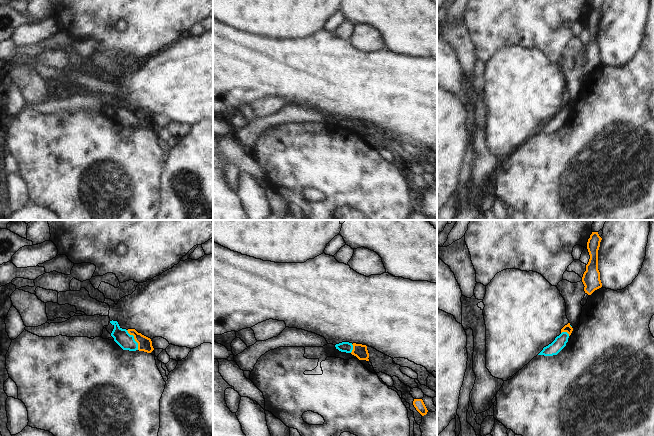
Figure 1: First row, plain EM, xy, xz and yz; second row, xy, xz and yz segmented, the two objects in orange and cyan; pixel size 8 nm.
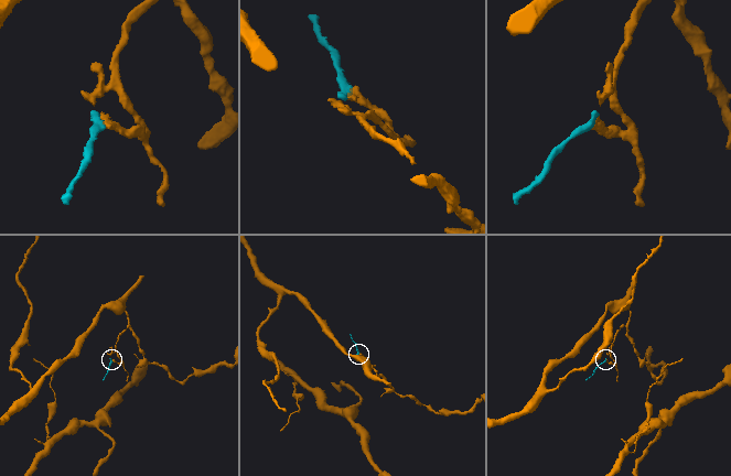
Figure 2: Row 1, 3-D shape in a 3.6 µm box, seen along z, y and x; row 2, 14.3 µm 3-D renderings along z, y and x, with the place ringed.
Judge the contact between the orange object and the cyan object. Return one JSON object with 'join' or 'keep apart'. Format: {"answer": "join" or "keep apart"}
{"answer": "keep apart"}

